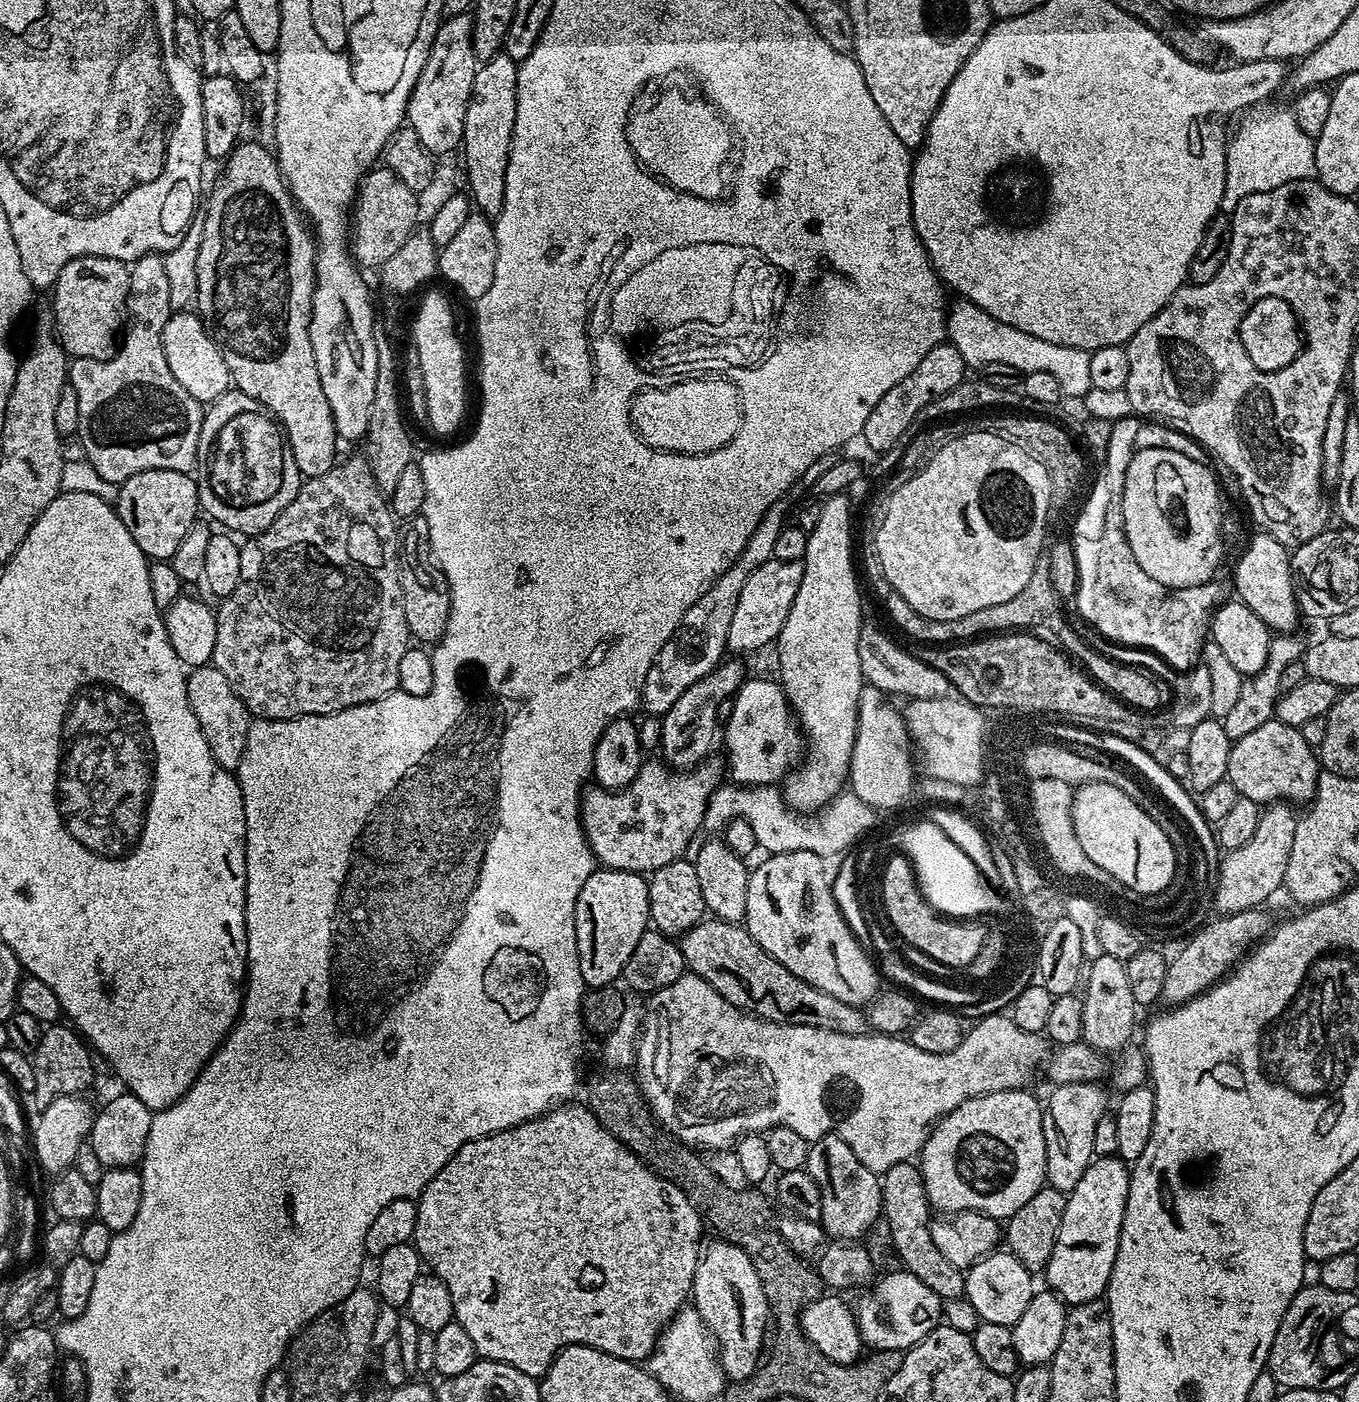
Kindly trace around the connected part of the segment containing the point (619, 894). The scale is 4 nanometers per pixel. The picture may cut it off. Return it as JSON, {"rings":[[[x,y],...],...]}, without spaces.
{"rings":[[[601,867],[586,878],[576,903],[578,966],[589,989],[606,988],[621,979],[638,938],[649,931],[648,881],[641,873]]]}

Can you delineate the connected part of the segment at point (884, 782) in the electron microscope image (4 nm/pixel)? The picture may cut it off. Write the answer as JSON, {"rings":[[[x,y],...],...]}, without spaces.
{"rings":[[[865,686],[860,691],[860,701],[858,702],[858,726],[856,727],[856,737],[854,738],[854,750],[852,751],[852,761],[848,767],[848,779],[850,790],[862,802],[866,802],[870,807],[883,810],[883,808],[896,808],[912,792],[912,756],[914,760],[914,748],[910,743],[908,730],[904,722],[901,709],[895,708],[889,697],[880,692],[877,688]]]}

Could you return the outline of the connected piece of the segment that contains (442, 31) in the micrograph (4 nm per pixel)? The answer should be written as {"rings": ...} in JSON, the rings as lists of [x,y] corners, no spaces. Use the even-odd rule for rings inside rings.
{"rings":[[[471,11],[444,16],[436,28],[426,66],[414,82],[414,90],[408,99],[407,127],[418,134],[418,142],[433,157],[441,158],[447,152],[461,147],[464,138],[464,119],[470,94],[474,90],[474,74],[478,61],[474,54],[474,22]]]}

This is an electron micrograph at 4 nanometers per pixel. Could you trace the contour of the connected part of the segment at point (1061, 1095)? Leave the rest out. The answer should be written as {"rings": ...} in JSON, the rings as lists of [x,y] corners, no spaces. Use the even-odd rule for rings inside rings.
{"rings":[[[1099,1083],[1058,1084],[1051,1089],[1048,1104],[1044,1108],[1044,1133],[1046,1134],[1047,1187],[1062,1193],[1069,1193],[1078,1186],[1086,1166],[1094,1159],[1094,1130],[1098,1122],[1109,1111],[1108,1096],[1100,1089]]]}

